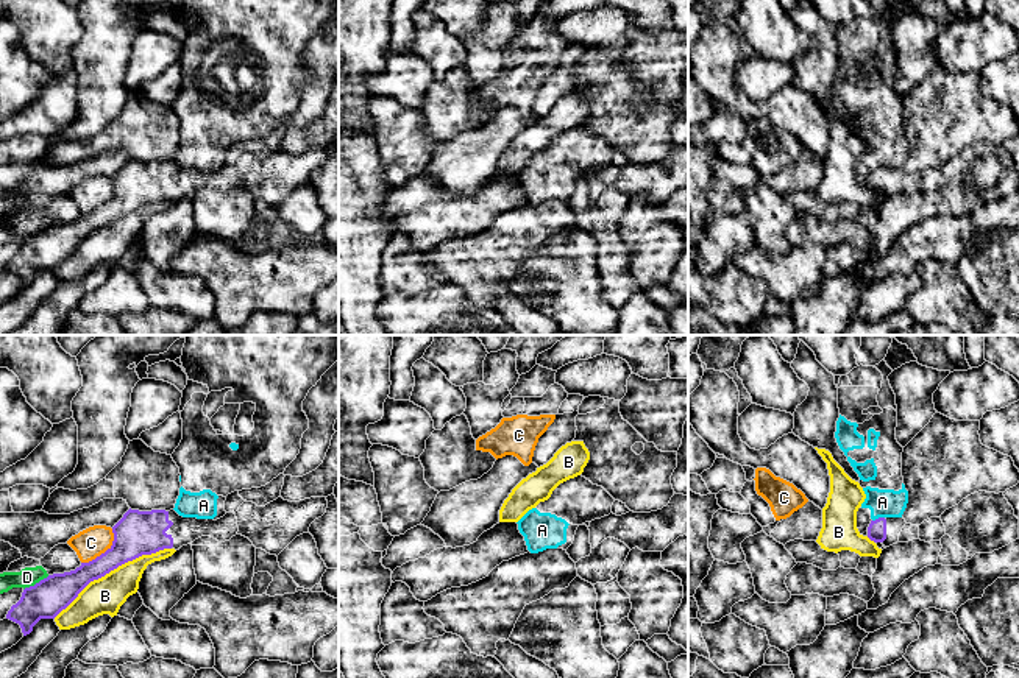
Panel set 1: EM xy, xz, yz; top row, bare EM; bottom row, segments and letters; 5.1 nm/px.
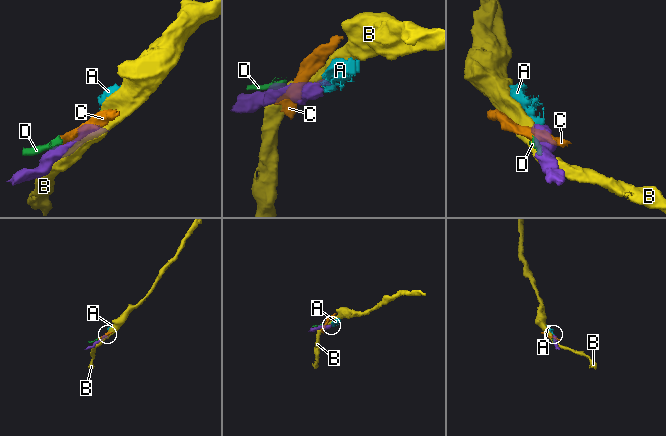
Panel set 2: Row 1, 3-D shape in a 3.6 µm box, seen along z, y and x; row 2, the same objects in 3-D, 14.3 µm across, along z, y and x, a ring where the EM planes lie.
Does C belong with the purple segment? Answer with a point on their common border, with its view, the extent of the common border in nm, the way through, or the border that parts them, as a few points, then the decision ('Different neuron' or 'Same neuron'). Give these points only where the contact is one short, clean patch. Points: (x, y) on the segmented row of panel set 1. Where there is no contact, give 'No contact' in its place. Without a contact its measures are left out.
Touches purple at xy (105, 552). Shared border 240 nm. Boundary: xy (113, 529), (113, 543), (94, 558), (81, 563). Different neuron

